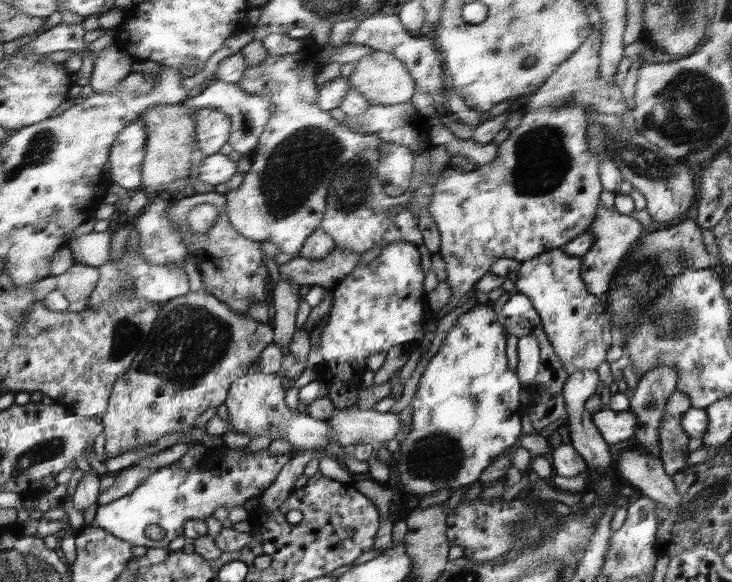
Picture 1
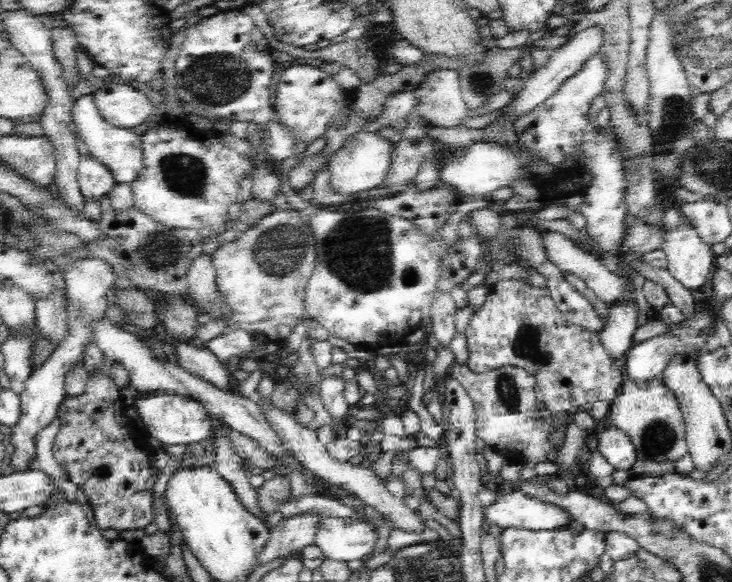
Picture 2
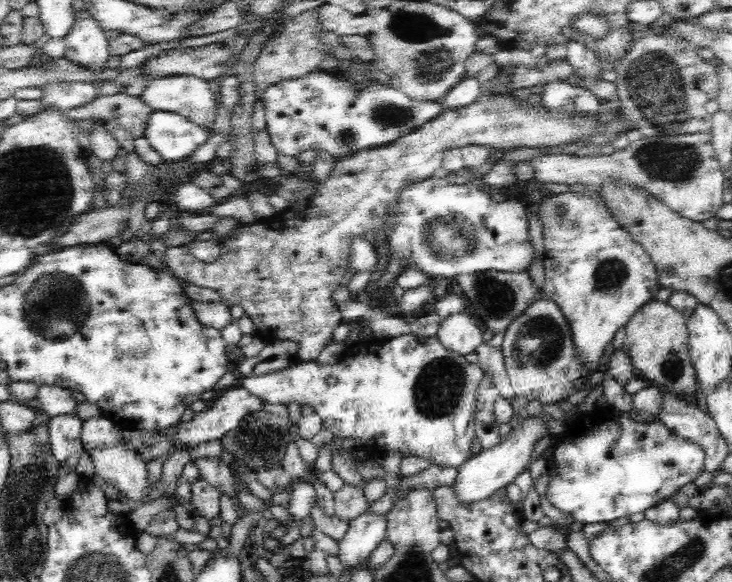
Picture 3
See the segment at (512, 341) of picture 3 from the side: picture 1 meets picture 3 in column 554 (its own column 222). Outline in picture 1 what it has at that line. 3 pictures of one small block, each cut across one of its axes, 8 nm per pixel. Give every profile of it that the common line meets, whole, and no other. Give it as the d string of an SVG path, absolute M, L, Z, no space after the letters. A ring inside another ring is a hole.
M204 291L191 292L186 295L180 296L172 301L169 301L164 308L160 310L159 319L155 321L155 327L152 328L150 338L143 345L142 351L135 356L134 362L131 363L131 368L127 371L127 374L121 378L112 388L110 406L107 410L99 416L101 423L103 424L103 433L105 434L105 452L109 457L116 457L123 455L124 452L130 452L137 450L137 448L150 448L153 444L158 442L160 438L168 436L168 434L174 434L175 432L190 432L194 428L194 422L196 418L206 412L208 408L214 408L214 406L220 406L222 403L226 403L228 392L231 390L232 384L244 377L248 367L259 358L264 348L274 342L274 330L272 326L267 324L261 324L254 320L249 314L240 315L240 313L232 312L232 309L223 301L216 299L216 297L207 294ZM257 338L257 343L252 346L252 340Z

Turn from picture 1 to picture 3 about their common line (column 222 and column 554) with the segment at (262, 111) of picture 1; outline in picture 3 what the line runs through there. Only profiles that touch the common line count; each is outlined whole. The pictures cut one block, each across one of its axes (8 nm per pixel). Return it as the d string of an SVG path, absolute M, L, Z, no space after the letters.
M560 80L544 85L541 93L542 106L549 112L562 112L562 108L568 108L568 112L594 113L601 102L592 91Z

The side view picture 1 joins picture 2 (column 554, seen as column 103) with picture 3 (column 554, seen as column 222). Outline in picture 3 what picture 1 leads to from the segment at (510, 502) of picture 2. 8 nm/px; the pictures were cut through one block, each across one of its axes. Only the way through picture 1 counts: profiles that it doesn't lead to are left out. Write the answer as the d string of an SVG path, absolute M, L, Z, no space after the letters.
M608 408L604 418L580 415L558 436L548 461L546 496L582 525L611 523L673 498L705 468L704 449L674 434L658 417L642 419Z

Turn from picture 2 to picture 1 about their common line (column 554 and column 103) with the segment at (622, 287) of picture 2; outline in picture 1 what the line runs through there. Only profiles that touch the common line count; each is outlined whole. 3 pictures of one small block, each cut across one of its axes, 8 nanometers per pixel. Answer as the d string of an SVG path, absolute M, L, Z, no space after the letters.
M92 231L89 234L80 235L76 239L68 238L68 248L72 252L74 261L78 264L86 264L96 269L111 260L113 233Z

